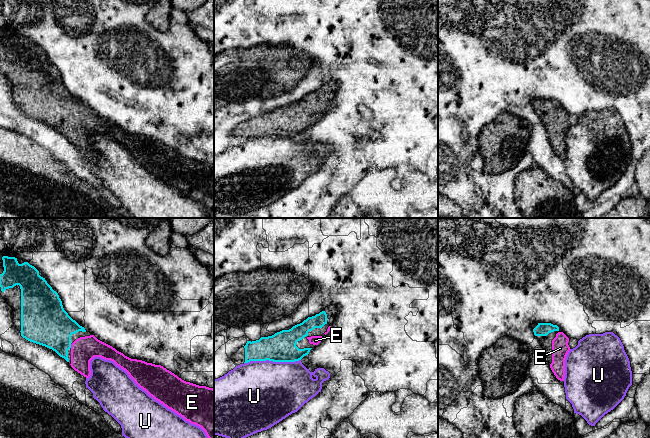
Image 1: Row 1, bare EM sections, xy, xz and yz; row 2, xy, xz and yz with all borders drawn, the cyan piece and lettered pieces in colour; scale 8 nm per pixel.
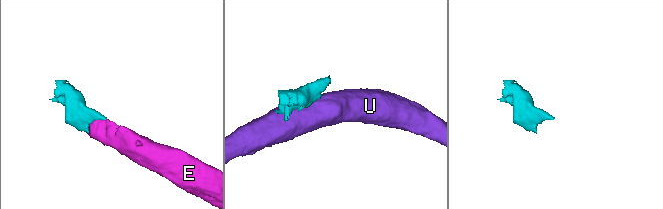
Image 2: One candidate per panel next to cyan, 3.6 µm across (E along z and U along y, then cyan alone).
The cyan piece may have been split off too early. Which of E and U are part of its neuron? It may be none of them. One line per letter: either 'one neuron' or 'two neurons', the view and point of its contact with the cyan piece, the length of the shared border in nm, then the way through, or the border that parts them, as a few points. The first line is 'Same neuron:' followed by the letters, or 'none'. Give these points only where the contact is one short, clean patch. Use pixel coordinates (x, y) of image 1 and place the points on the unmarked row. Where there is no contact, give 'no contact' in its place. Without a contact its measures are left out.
Same neuron: E
E: one neuron | xy (70, 122) | 30 nm | across xy (48, 100), (70, 122), (84, 125)
U: two neurons | xz (272, 136) | 460 nm

